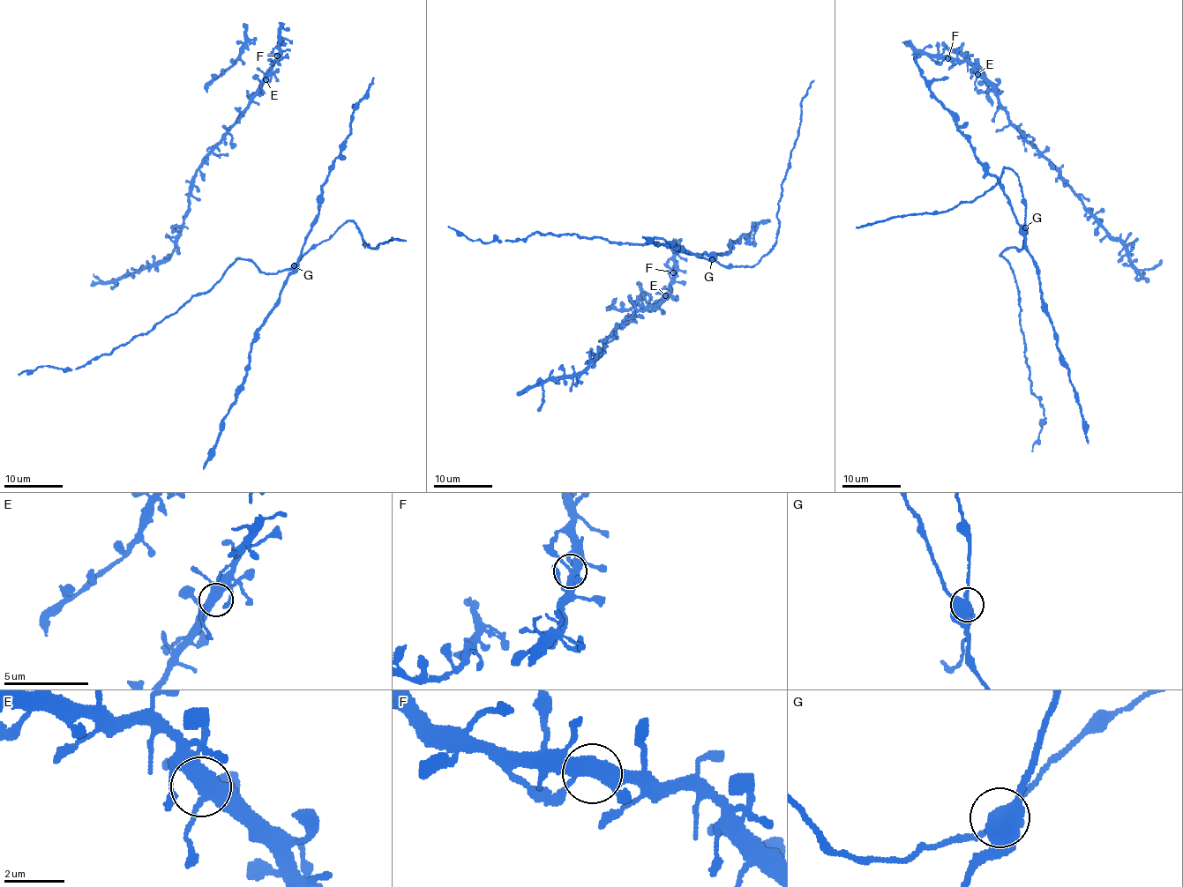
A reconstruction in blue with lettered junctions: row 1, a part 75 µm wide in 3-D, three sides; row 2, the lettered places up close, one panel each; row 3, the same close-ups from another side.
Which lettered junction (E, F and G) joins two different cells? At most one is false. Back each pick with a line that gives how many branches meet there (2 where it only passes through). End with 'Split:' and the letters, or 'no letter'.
G: 4
Split: G

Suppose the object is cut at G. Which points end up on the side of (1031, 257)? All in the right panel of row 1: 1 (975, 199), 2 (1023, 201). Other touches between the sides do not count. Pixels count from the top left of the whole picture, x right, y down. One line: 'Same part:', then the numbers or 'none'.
Same part: none

